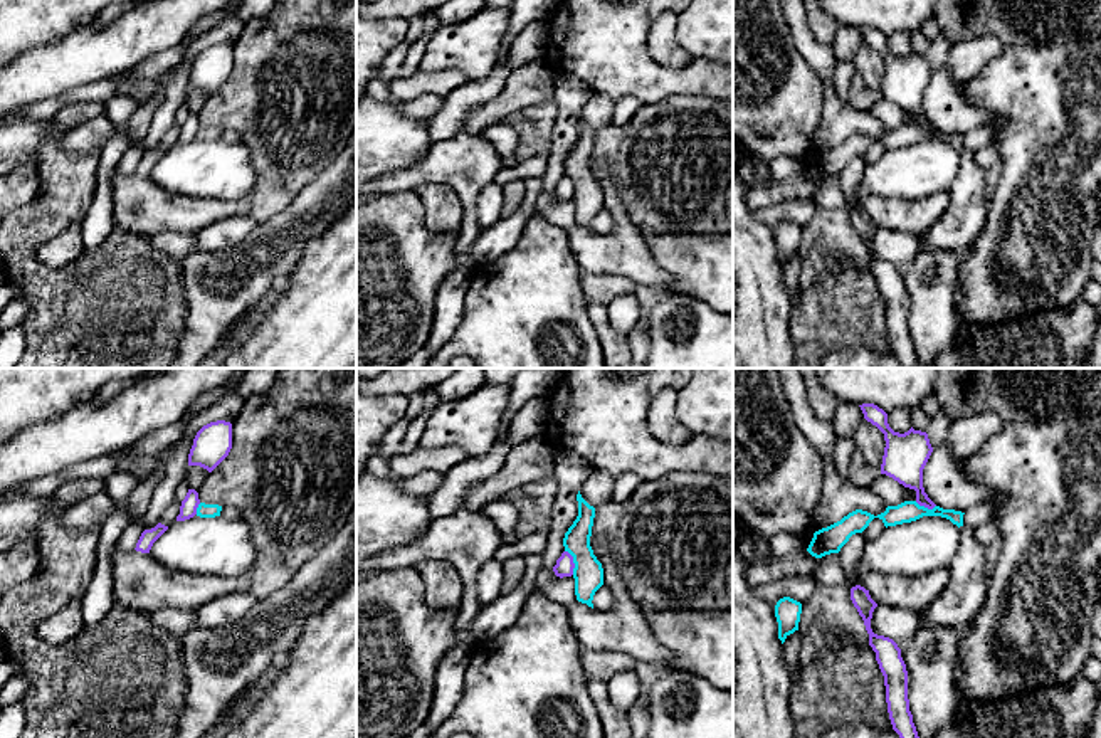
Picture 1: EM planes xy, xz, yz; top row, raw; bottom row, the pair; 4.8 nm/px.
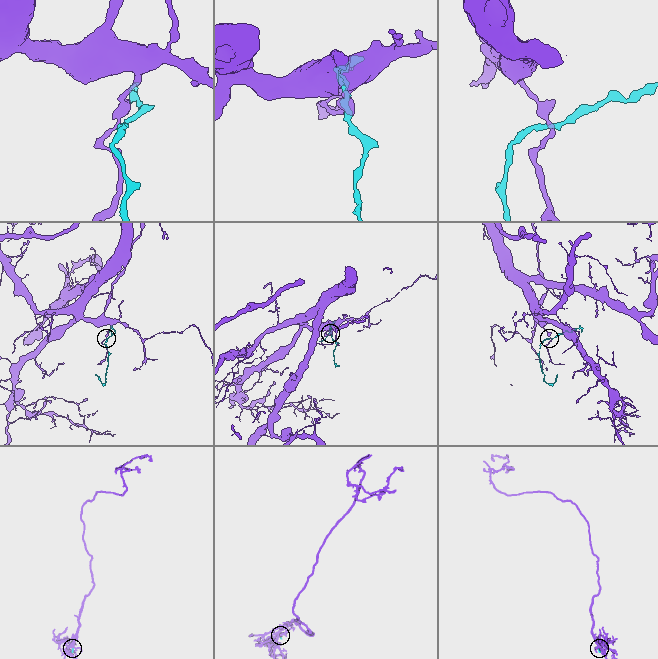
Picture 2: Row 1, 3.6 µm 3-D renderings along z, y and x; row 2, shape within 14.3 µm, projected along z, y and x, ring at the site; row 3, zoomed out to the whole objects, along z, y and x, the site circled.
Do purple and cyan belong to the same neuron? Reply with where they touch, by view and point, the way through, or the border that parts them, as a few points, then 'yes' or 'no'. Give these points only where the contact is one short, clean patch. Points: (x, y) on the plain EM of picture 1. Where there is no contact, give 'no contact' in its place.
contact xz (572, 185); border xz (565, 173), (572, 180), (574, 197); no

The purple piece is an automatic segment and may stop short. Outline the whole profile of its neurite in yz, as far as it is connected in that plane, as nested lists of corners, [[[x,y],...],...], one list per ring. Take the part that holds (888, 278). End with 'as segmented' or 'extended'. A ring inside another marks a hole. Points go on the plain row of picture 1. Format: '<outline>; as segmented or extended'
[[[861,208],[851,212],[851,224],[864,244],[869,257],[869,269],[876,276],[876,284],[884,299],[886,326],[893,353],[904,368],[919,368],[919,360],[913,346],[908,323],[908,294],[898,267],[871,252],[872,235],[877,227],[871,222],[869,213]]]; as segmented

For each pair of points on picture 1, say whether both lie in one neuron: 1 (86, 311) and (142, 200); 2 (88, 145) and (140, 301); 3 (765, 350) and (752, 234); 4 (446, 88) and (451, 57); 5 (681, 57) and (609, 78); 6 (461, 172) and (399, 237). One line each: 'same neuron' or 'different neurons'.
1: different neurons
2: different neurons
3: same neuron
4: different neurons
5: different neurons
6: different neurons

